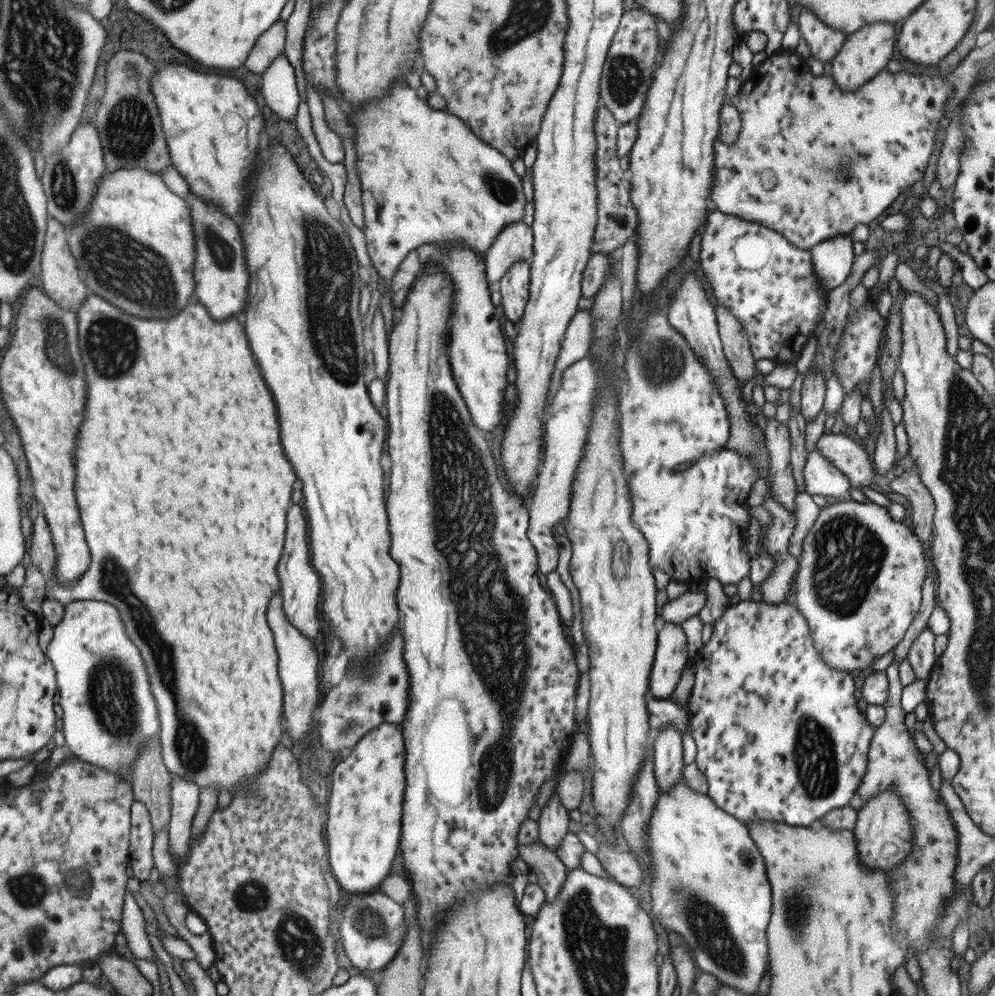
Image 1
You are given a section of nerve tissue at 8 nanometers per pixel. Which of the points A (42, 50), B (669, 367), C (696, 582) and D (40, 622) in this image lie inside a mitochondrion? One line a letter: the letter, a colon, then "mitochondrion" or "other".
A: mitochondrion
B: mitochondrion
C: other
D: other

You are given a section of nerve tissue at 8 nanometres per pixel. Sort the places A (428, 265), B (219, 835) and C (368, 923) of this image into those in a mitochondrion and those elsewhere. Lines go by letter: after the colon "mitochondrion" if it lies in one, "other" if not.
A: other
B: other
C: mitochondrion

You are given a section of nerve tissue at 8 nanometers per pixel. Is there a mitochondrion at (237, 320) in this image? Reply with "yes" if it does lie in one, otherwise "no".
no

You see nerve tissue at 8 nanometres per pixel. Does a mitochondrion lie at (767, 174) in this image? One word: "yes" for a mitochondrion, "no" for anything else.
yes

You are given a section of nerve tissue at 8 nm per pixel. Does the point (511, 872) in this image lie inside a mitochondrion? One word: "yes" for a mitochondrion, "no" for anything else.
no

